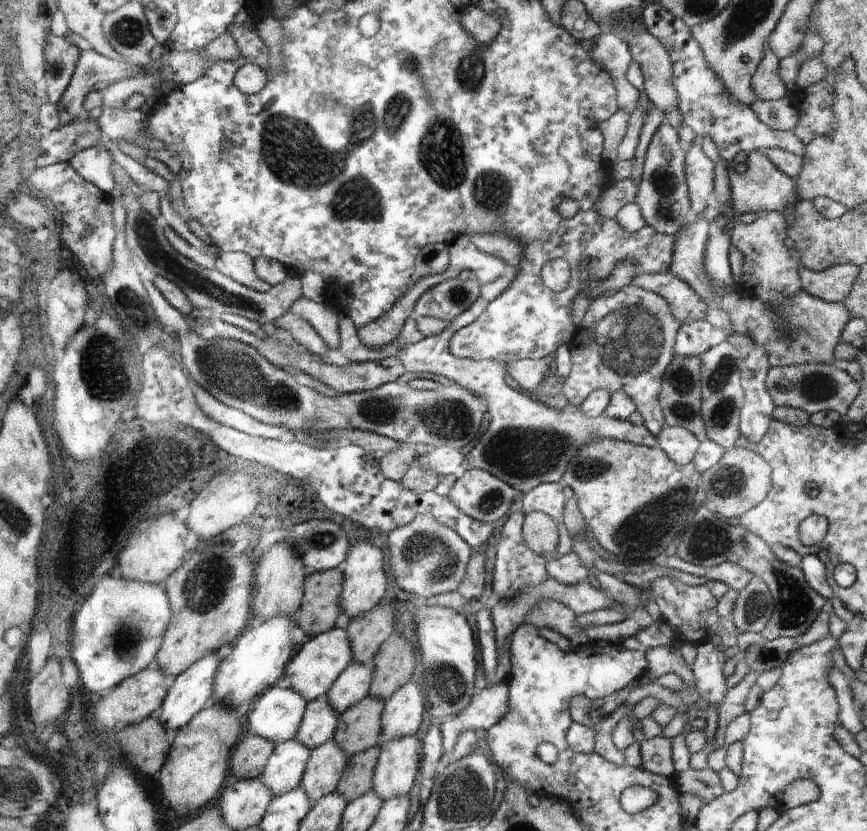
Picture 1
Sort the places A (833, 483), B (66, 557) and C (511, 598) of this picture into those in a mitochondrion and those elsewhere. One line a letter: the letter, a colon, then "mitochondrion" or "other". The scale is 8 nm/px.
A: other
B: mitochondrion
C: other

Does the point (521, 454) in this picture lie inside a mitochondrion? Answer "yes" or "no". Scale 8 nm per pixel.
yes

